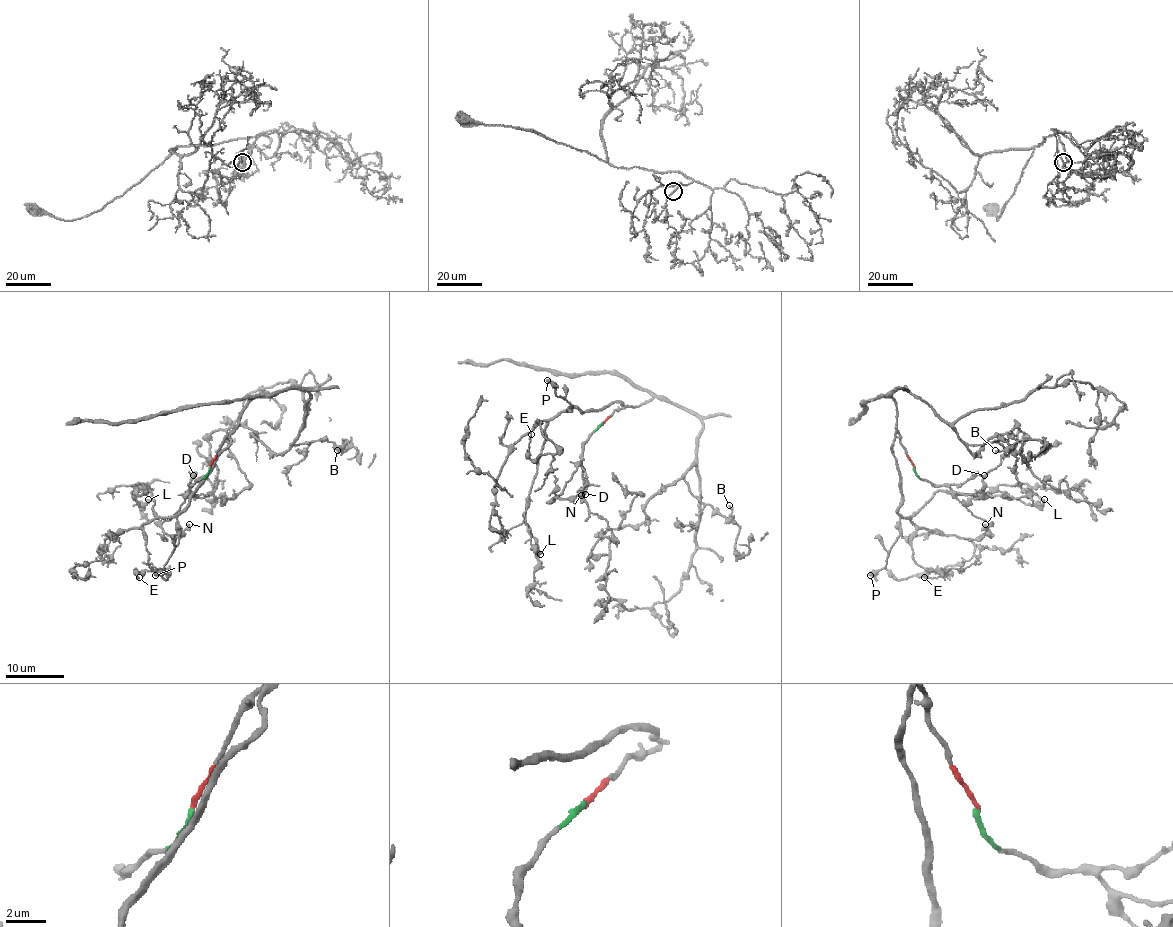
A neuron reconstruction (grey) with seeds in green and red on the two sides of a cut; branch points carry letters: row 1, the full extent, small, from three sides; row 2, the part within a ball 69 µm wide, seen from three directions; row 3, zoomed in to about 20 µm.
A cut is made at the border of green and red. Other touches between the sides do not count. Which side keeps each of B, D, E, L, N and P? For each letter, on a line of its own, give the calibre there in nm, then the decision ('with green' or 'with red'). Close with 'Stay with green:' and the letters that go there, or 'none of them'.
B: 220 nm | with red
D: 130 nm | with green
E: 180 nm | with red
L: 340 nm | with red
N: 280 nm | with green
P: 460 nm | with red
Stay with green: D, N

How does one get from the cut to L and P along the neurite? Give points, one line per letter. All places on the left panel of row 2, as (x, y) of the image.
L: (210, 467), (179, 512), (158, 516), (149, 490), (140, 496), (134, 492), (139, 505), (149, 499)
P: (210, 467), (224, 439), (230, 438), (189, 505), (176, 518), (178, 544), (163, 570), (155, 576)

